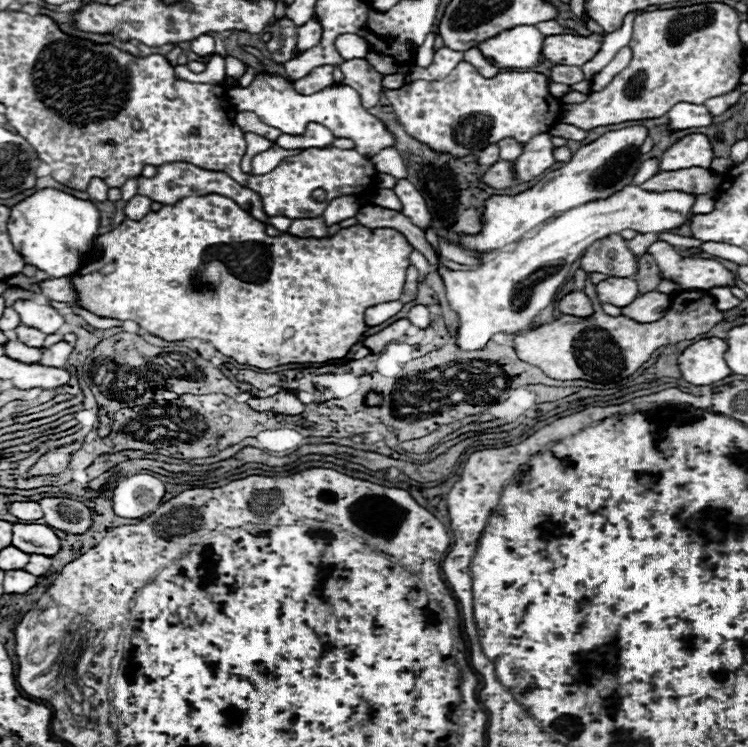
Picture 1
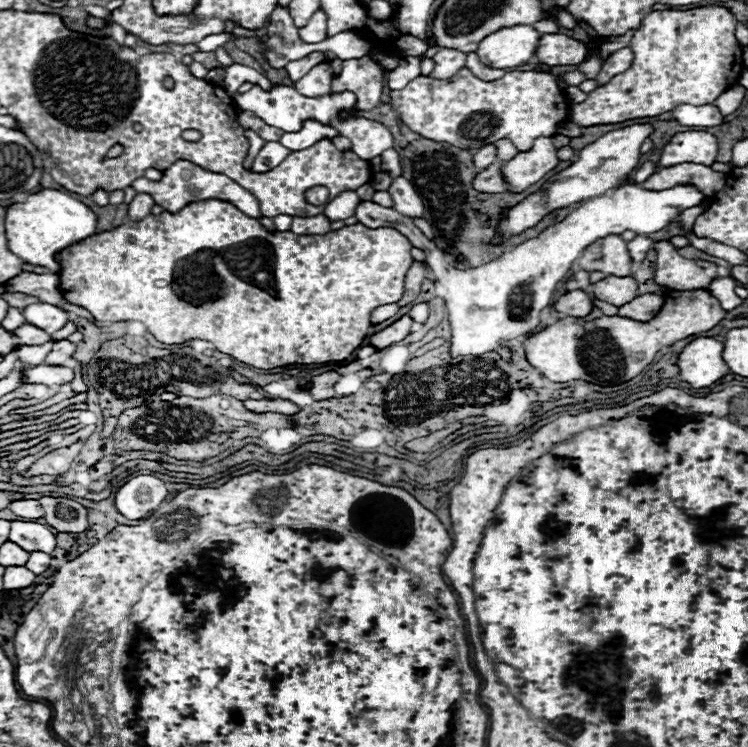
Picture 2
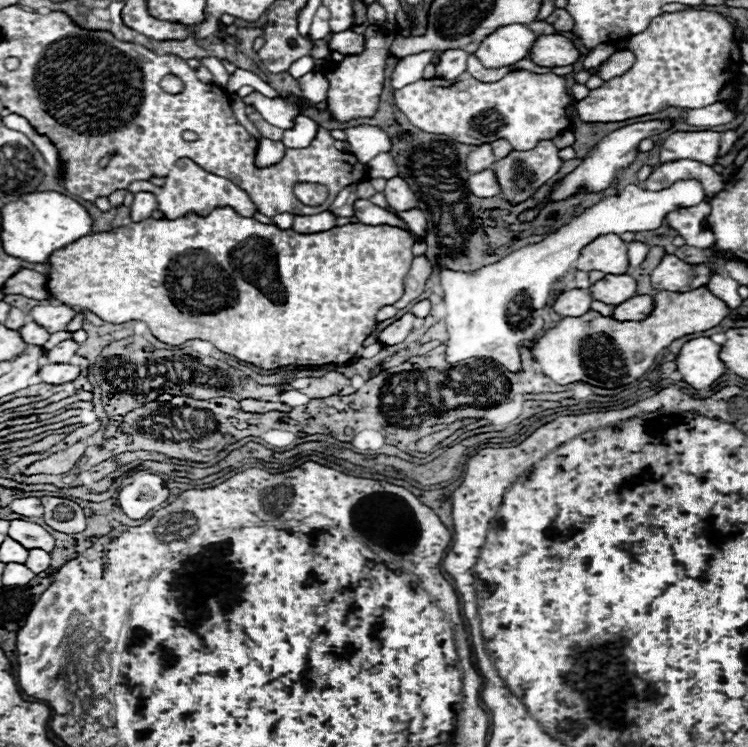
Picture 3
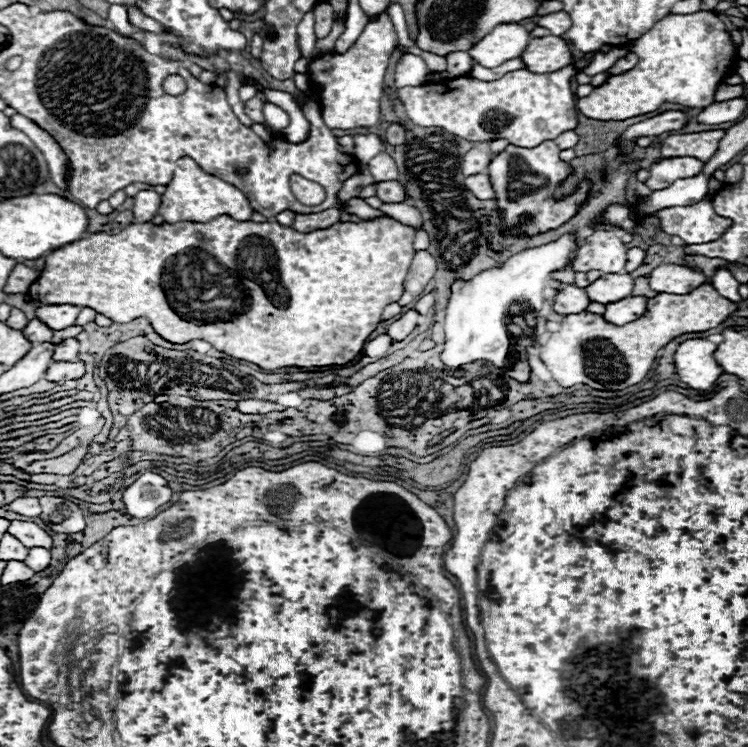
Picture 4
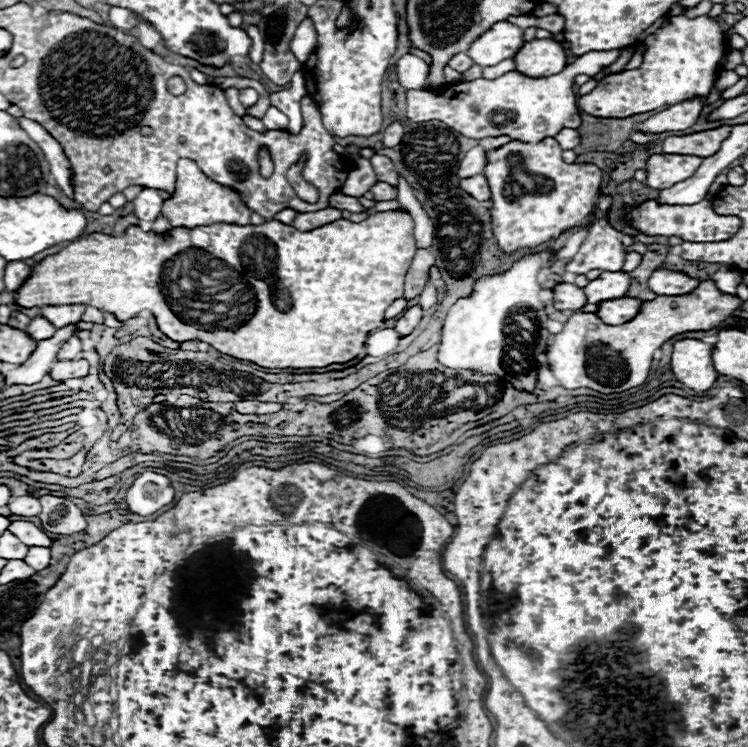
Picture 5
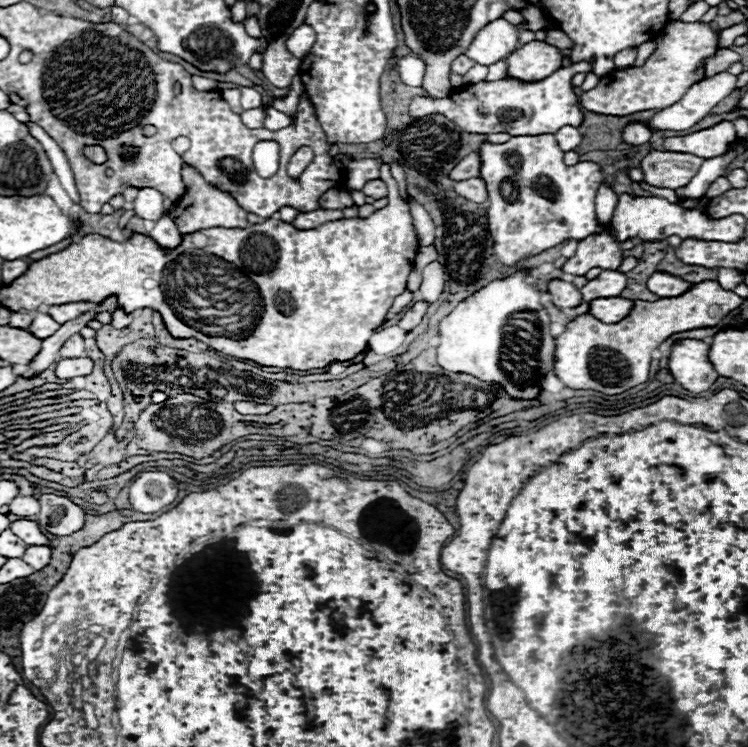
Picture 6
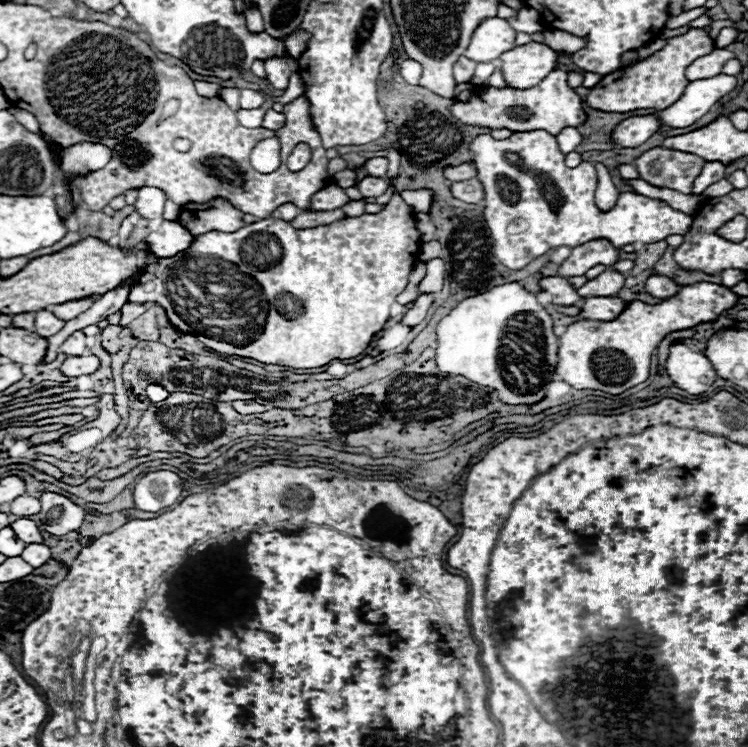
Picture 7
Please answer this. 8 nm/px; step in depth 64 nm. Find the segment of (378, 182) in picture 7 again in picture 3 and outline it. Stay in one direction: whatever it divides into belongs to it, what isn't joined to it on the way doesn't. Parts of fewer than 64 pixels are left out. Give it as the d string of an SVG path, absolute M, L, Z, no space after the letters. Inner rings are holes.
M400 176L388 180L386 190L384 190L384 196L386 196L388 204L394 210L398 210L398 212L404 212L404 210L410 210L410 208L416 208L418 206L418 200L416 200L414 192L410 190L410 186Z

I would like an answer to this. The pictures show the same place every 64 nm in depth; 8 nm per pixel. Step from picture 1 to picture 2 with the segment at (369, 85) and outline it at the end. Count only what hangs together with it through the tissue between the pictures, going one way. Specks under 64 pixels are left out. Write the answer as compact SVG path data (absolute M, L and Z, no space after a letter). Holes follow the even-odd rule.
M370 56L358 60L342 61L342 72L332 80L332 92L350 90L356 94L360 110L370 110L378 106L384 88L384 72L378 64L372 62Z

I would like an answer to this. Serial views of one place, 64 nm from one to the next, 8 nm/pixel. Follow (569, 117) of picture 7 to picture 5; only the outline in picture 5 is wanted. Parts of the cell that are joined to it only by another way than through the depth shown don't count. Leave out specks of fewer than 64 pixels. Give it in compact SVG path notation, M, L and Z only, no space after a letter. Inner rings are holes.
M620 50L606 52L588 52L586 56L576 58L562 72L530 78L520 72L508 72L496 80L470 80L448 85L443 90L408 90L406 92L406 110L412 122L432 122L440 120L448 128L460 132L466 138L482 140L490 136L510 136L526 144L536 144L544 138L556 136L562 128L580 126L580 110L576 108L572 80L578 74L595 76L602 68L614 64L620 56Z

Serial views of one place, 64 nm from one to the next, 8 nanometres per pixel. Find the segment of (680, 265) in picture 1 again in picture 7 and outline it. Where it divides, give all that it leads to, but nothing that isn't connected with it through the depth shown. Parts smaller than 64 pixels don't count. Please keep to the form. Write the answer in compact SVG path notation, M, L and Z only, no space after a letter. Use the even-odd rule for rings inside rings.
M654 274L646 280L646 292L650 296L656 296L656 298L670 298L674 296L682 286L678 286L672 278L668 276L662 276L662 274Z

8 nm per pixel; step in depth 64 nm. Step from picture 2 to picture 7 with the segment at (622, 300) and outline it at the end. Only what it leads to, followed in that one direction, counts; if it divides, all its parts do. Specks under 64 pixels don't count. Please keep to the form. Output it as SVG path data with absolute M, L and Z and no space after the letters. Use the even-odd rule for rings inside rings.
M606 270L600 276L596 276L594 280L588 280L582 288L578 288L578 294L582 298L590 298L590 296L616 296L622 286L624 286L626 276L616 272L616 270Z

